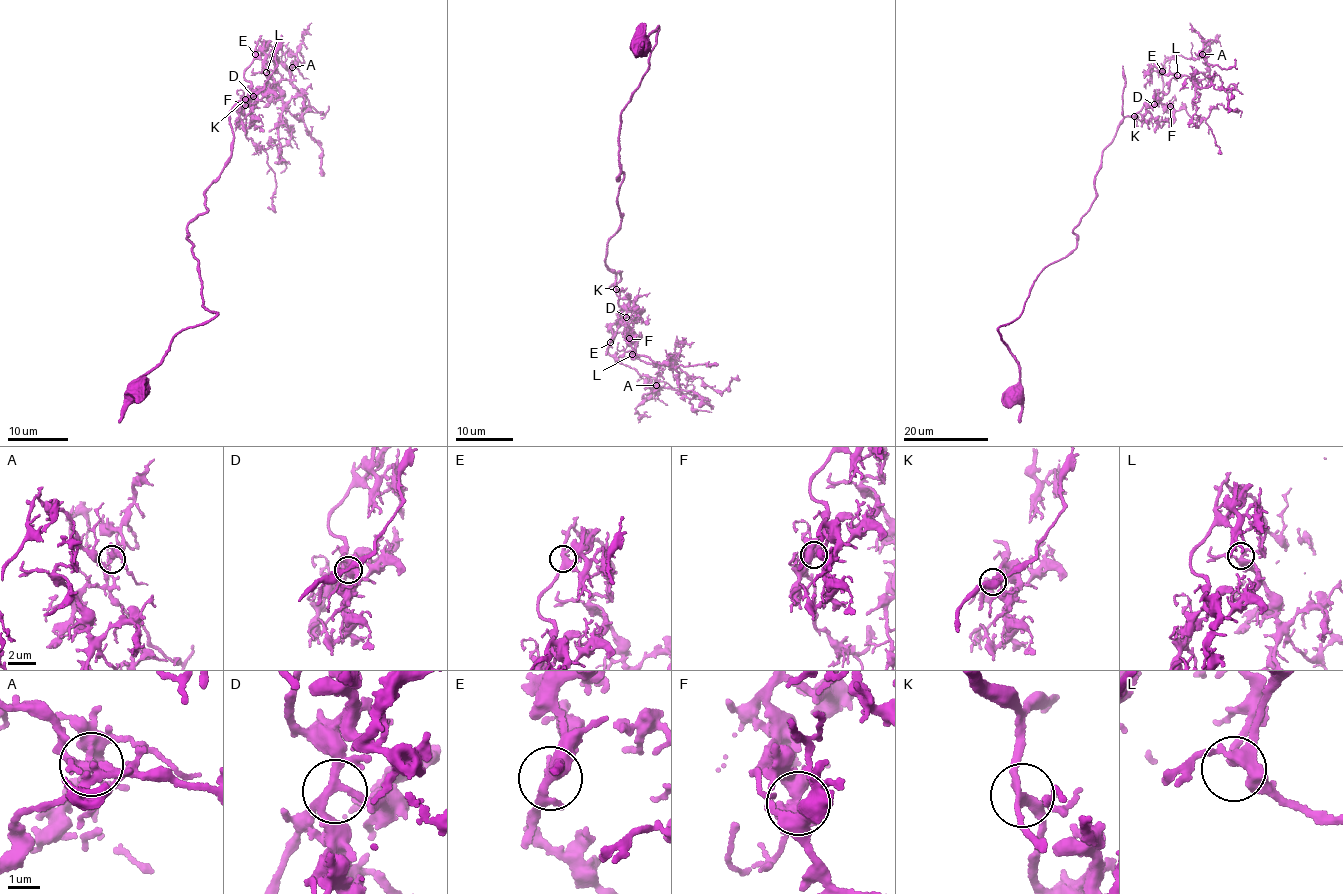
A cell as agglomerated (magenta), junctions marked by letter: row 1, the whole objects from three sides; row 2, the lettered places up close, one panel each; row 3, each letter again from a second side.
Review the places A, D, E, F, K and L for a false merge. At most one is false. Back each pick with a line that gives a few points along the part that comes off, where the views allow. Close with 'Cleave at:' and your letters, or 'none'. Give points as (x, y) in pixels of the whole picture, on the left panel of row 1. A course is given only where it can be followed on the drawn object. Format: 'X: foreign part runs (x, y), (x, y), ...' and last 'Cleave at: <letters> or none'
Cleave at: none

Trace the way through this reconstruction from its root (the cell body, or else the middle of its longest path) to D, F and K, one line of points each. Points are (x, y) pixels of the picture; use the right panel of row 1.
D: (1015, 395), (1019, 366), (998, 328), (1076, 247), (1102, 150), (1154, 104)
F: (1015, 395), (1019, 366), (998, 328), (1076, 247), (1122, 120), (1171, 106)
K: (1015, 395), (1019, 366), (998, 328), (1076, 247), (1102, 150), (1133, 116)

